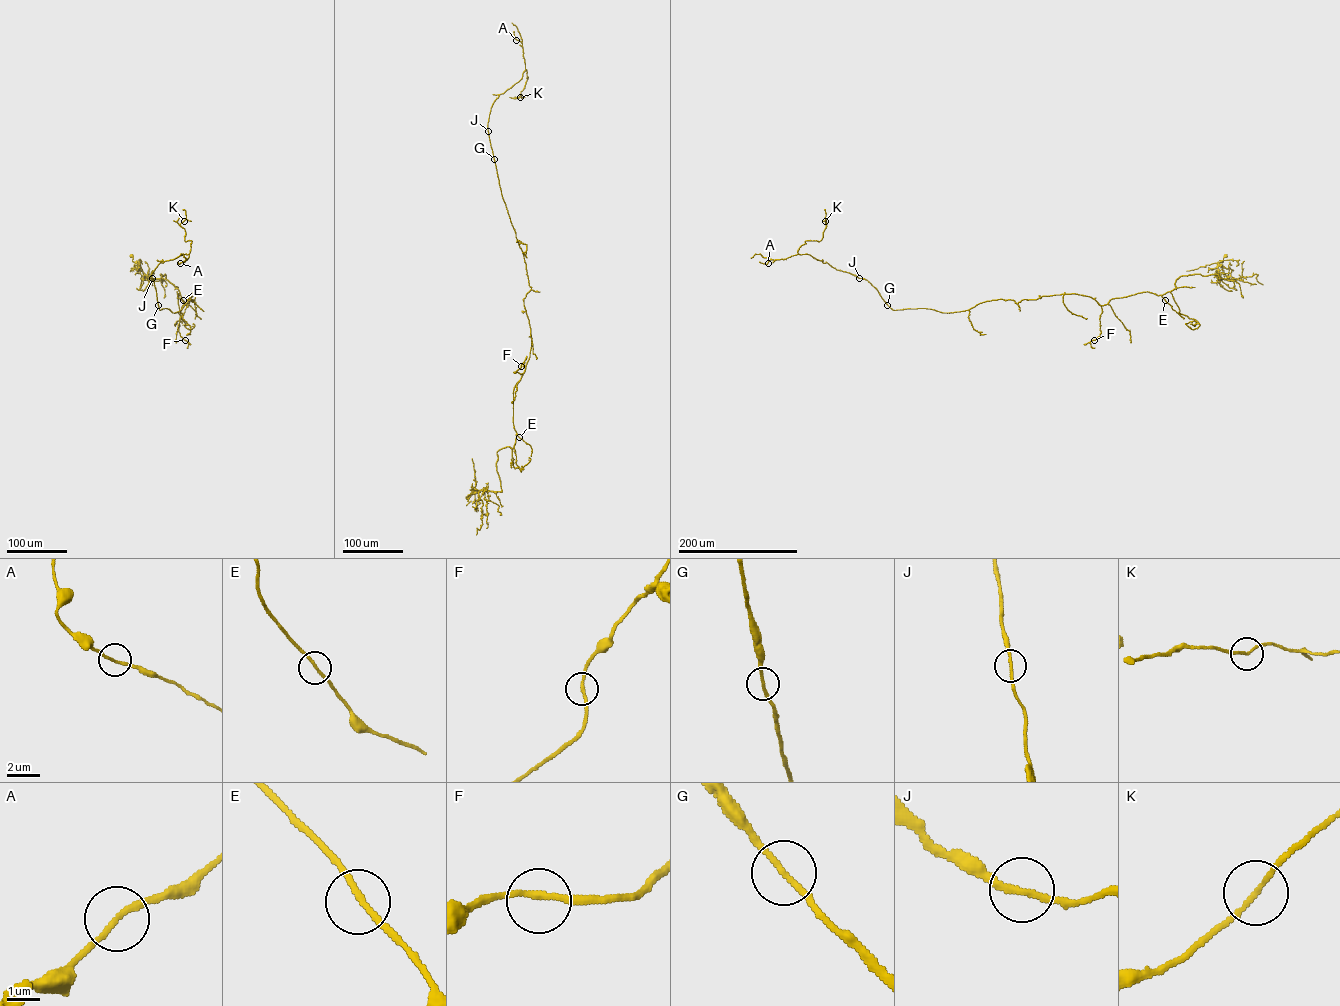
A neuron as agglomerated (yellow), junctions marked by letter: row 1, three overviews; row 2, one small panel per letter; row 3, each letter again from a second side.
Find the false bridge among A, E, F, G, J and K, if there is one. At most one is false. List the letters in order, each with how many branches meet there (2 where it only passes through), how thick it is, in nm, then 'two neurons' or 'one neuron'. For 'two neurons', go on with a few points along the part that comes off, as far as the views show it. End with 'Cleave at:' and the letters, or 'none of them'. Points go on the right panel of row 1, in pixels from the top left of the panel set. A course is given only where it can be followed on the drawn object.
A: branches 2; calibre 170 nm; one neuron
E: branches 2; calibre 170 nm; one neuron
F: branches 2; calibre 190 nm; one neuron
G: branches 2; calibre 170 nm; one neuron
J: branches 2; calibre 190 nm; one neuron
K: branches 2; calibre 140 nm; one neuron
Cleave at: none of them

